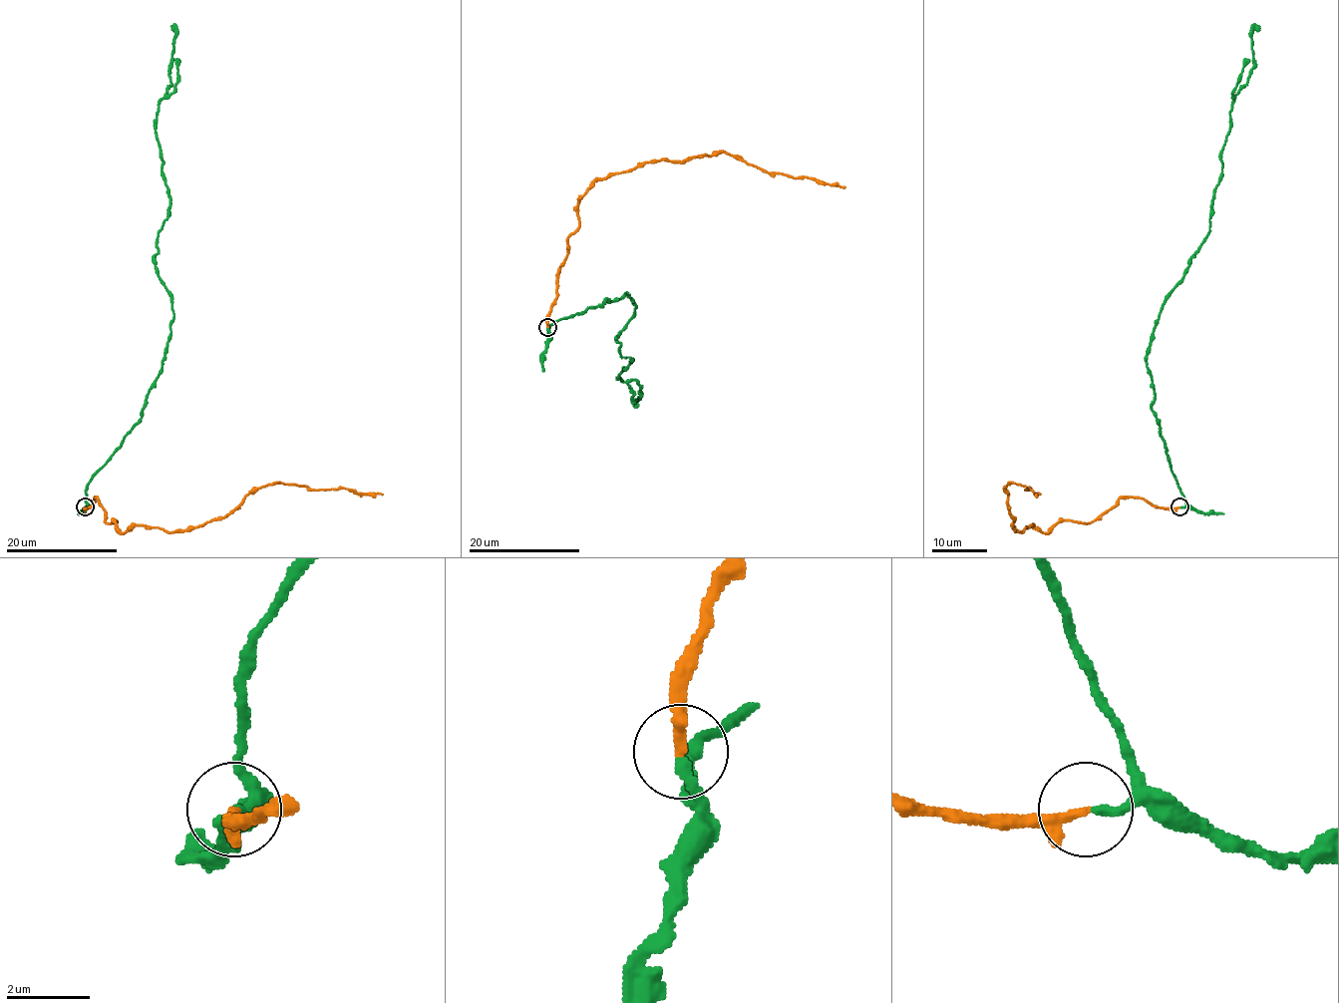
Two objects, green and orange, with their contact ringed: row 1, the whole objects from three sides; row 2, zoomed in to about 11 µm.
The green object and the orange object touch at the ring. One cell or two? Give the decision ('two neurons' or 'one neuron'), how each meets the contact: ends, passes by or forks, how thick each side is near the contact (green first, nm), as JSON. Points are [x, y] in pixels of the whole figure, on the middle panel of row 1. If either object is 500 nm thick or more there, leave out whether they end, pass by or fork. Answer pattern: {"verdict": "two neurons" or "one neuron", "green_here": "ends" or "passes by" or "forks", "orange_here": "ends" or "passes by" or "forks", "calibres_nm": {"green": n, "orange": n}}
{"verdict": "one neuron", "green_here": "ends", "orange_here": "ends", "calibres_nm": {"green": 220, "orange": 240}}

